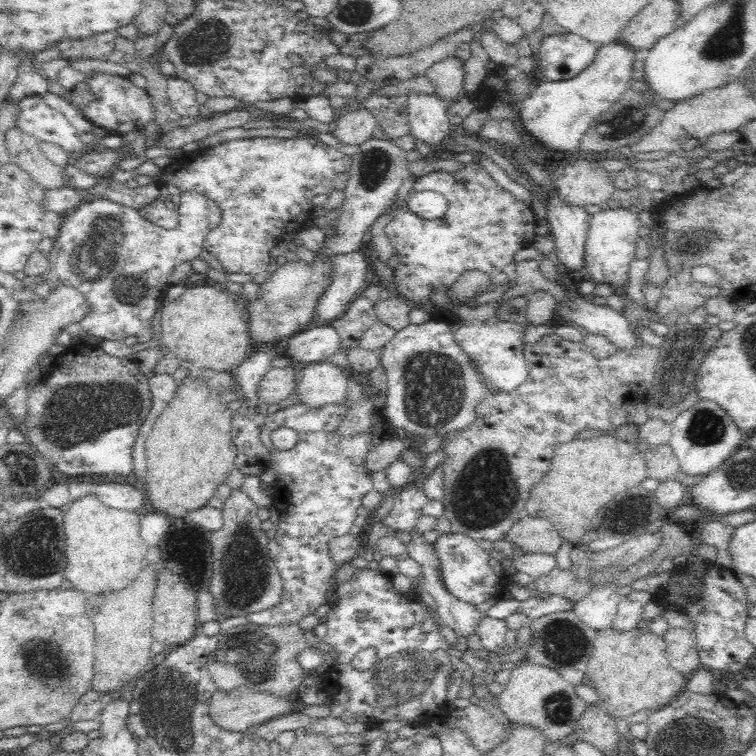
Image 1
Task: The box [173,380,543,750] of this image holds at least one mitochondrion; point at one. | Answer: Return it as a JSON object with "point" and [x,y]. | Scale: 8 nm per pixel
{"point":[394,671]}

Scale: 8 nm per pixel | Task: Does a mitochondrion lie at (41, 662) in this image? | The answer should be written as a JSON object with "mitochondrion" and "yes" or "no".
{"mitochondrion":"yes"}

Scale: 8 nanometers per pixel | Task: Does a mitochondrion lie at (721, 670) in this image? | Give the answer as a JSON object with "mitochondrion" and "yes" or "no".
{"mitochondrion":"no"}

